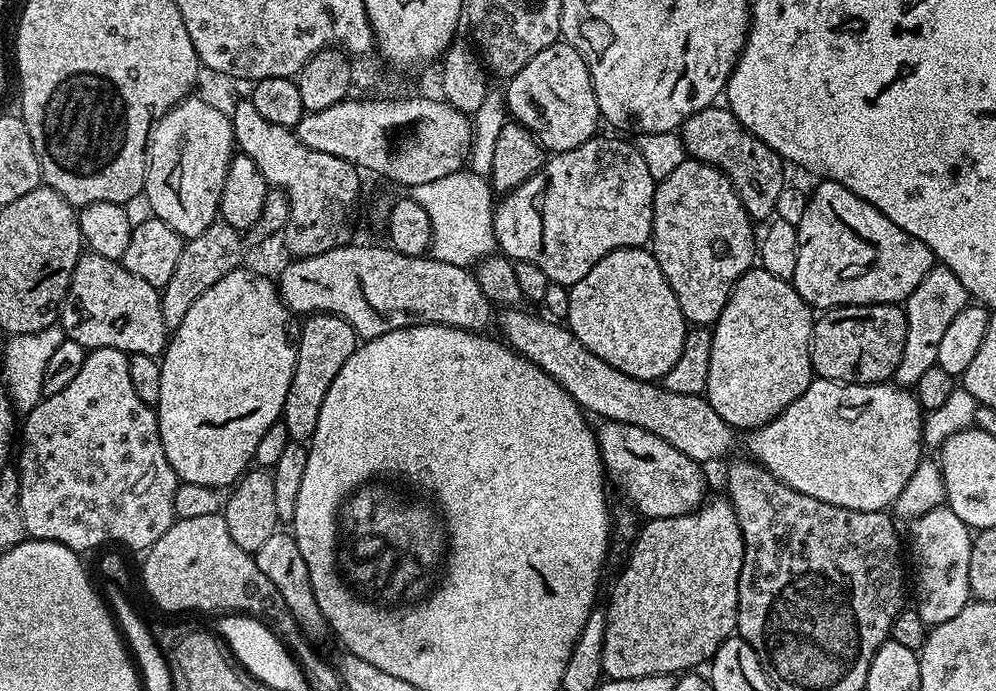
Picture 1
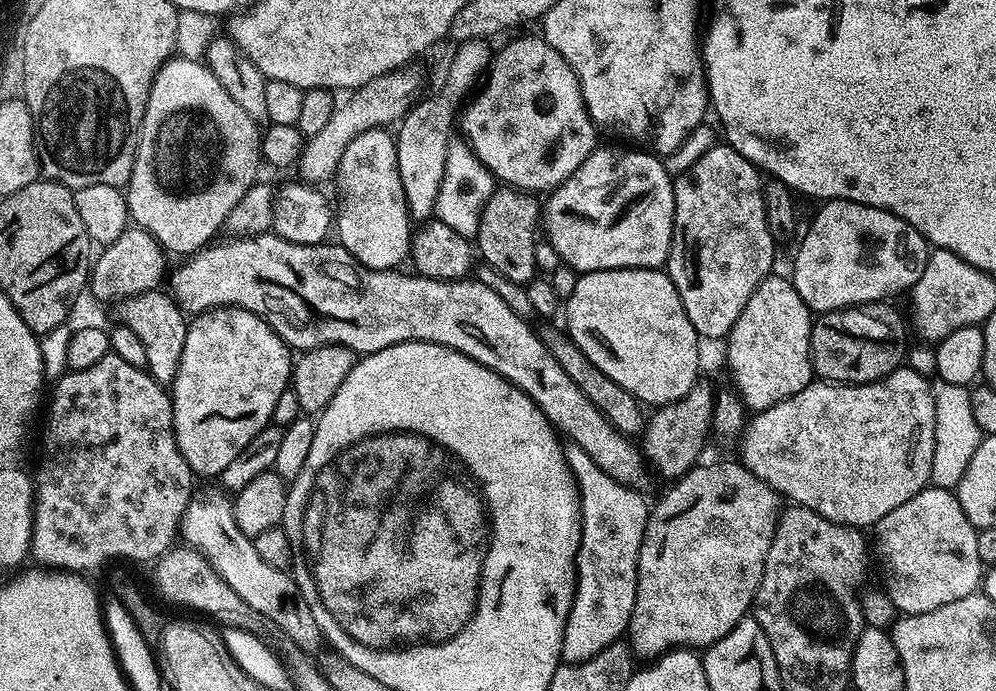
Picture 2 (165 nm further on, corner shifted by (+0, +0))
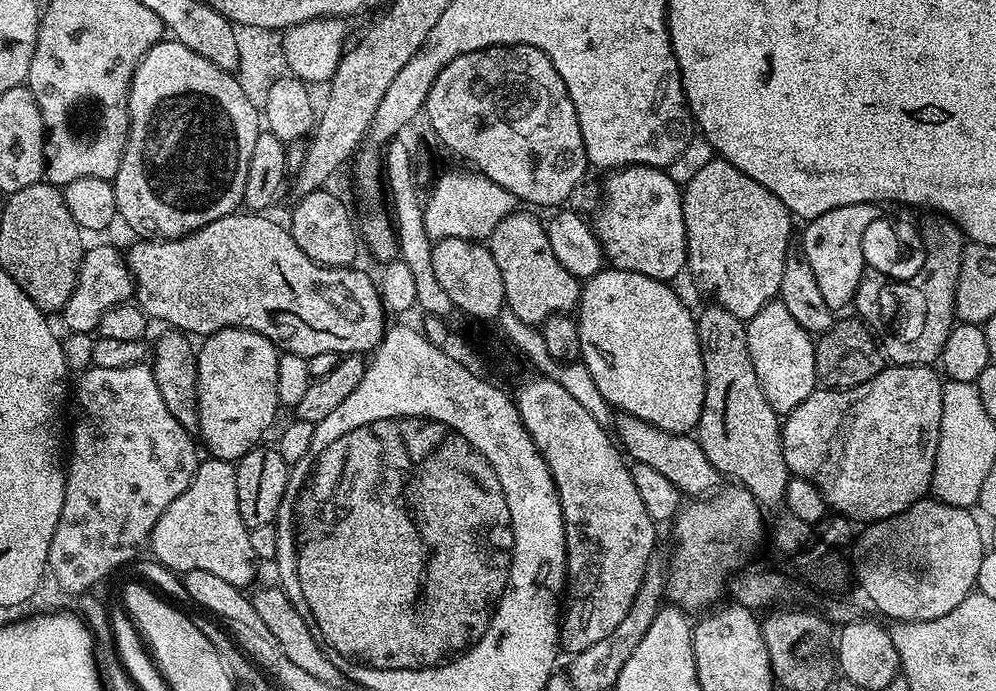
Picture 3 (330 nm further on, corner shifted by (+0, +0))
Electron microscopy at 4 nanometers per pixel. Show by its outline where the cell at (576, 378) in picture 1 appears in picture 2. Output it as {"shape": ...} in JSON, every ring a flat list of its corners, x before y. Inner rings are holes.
{"shape":[[907,366,869,384,842,384,816,378,798,394,790,394,790,398,755,413,747,421,743,436,739,459,744,467,785,501,817,512,835,524,868,530,886,518,890,510,929,487,934,462,932,384,929,377]]}

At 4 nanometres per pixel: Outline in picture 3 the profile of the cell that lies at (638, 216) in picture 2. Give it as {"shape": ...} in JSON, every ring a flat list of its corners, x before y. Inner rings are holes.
{"shape":[[631,164,628,168,617,168,607,173,608,181,604,184,604,205,600,208,600,213,594,221,594,231,596,237,600,240,600,245,604,248,604,255,610,261,611,267,621,268,627,272,637,272,638,274,646,274,655,280,663,280,665,282,675,281,675,276,685,271,688,263,688,239,686,238,686,230,684,229,684,201,682,199,681,185,675,184,669,177,667,171,662,168,651,168,645,164]]}

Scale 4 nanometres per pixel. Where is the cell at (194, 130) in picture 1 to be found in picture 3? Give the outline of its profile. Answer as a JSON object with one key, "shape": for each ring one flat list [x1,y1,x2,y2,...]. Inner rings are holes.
{"shape":[[174,38,161,39,140,60,140,65,132,75,132,85,128,91,128,141,122,154,122,162,114,177,116,185,116,210,121,221,125,220,144,238,176,240,180,236,188,236,194,230,206,226,223,216,231,216,244,203,244,187,246,186,246,170,250,166,250,154,254,151,254,142,258,142,258,134,262,131,262,116,258,108,250,102,237,77,231,72,224,72,214,62,202,58,202,54,194,54,186,46,182,46]]}

